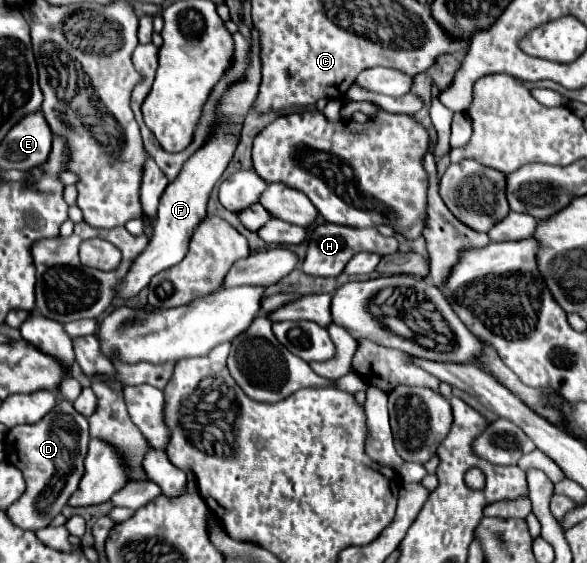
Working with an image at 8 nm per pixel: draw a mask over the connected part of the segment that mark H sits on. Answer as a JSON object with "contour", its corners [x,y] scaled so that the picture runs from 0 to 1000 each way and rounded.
{"contour":[[[549,396],[549,400],[535,403],[525,417],[525,446],[514,464],[514,481],[532,492],[572,492],[583,485],[589,464],[596,464],[596,456],[613,446],[664,453],[664,449],[678,446],[678,428],[675,428],[675,421],[647,417],[641,403],[603,407],[603,403],[572,400],[572,396]]]}

